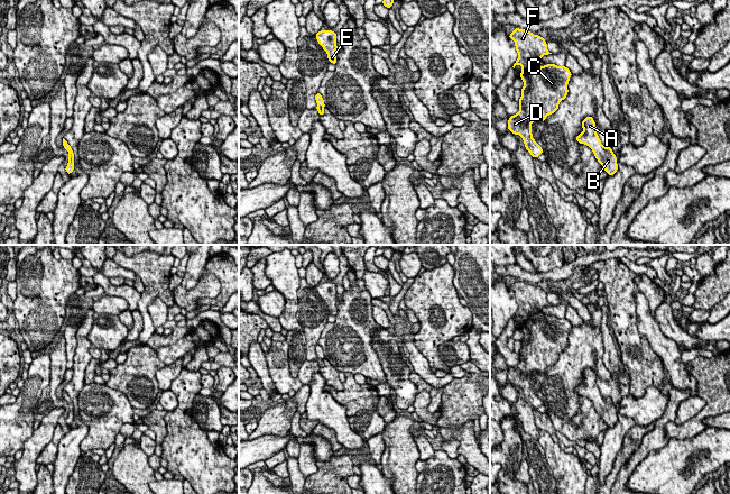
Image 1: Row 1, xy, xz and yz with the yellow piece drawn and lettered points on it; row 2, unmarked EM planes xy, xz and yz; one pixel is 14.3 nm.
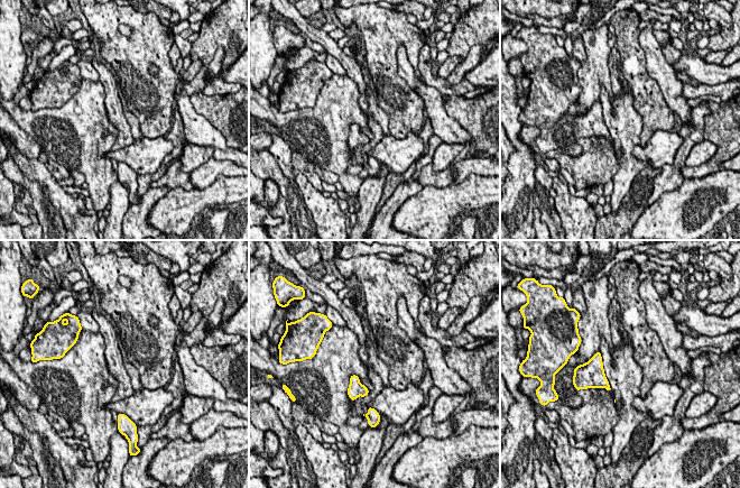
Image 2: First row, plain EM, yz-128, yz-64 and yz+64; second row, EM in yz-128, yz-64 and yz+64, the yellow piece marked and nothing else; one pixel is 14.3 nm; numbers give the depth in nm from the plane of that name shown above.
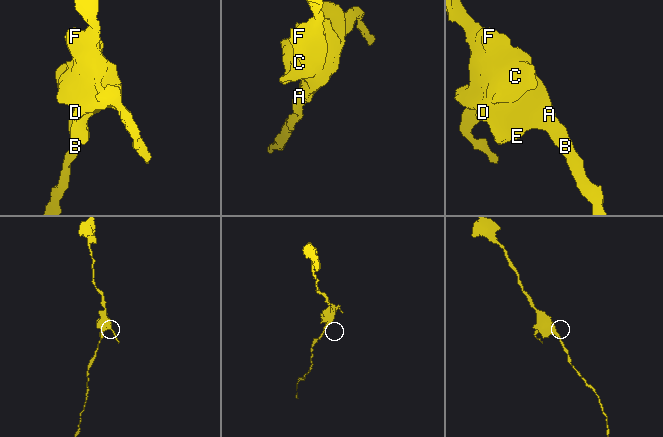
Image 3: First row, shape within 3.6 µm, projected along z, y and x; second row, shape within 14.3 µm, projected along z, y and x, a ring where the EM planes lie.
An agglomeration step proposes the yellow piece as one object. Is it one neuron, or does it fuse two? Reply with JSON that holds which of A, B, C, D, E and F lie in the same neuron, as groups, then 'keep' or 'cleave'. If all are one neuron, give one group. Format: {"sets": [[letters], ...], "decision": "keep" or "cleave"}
{"sets": [["A", "B", "C", "D", "E", "F"]], "decision": "keep"}

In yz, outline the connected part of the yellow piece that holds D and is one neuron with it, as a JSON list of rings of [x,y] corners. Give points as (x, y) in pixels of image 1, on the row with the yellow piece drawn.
[[[515,28],[509,38],[515,42],[518,53],[512,67],[521,66],[519,77],[524,86],[519,99],[519,111],[508,119],[508,129],[523,138],[526,149],[536,158],[543,154],[543,148],[533,138],[532,124],[545,121],[547,116],[557,111],[560,102],[569,93],[567,84],[572,73],[566,66],[555,64],[534,67],[544,55],[552,54],[543,37]]]

